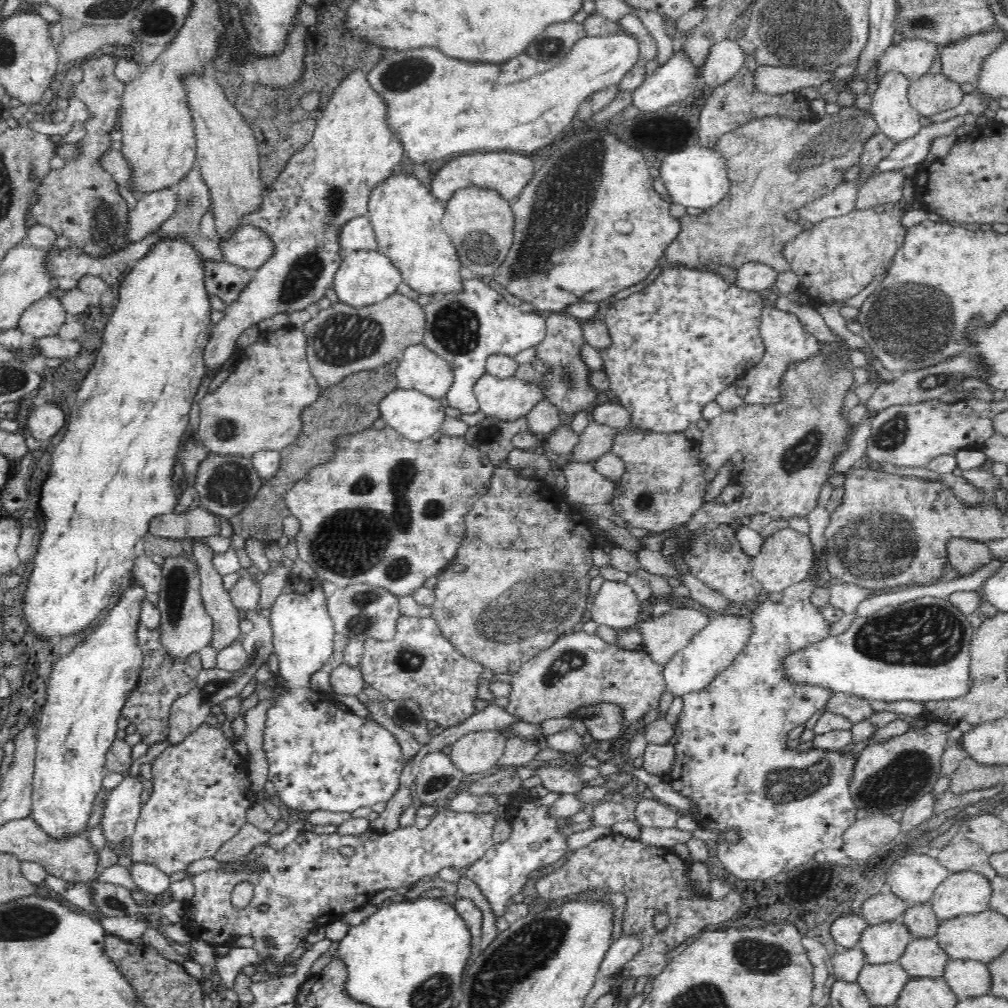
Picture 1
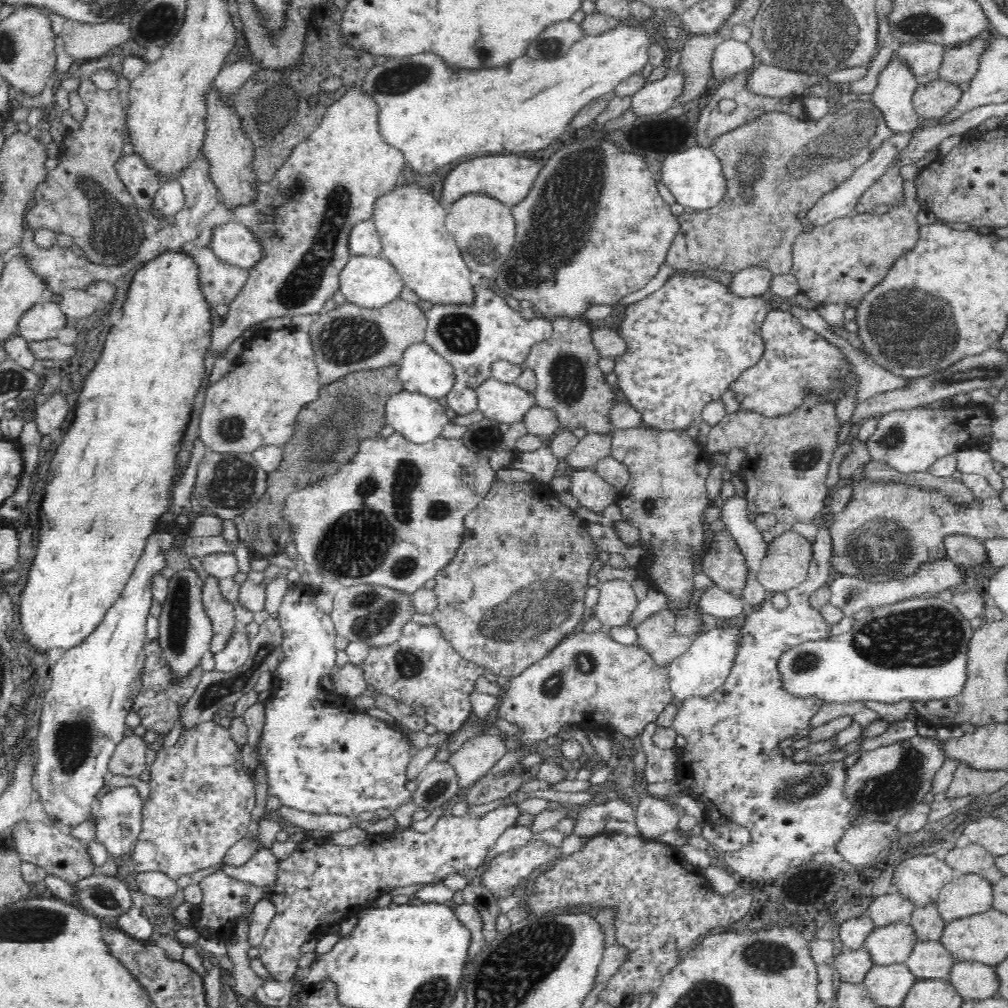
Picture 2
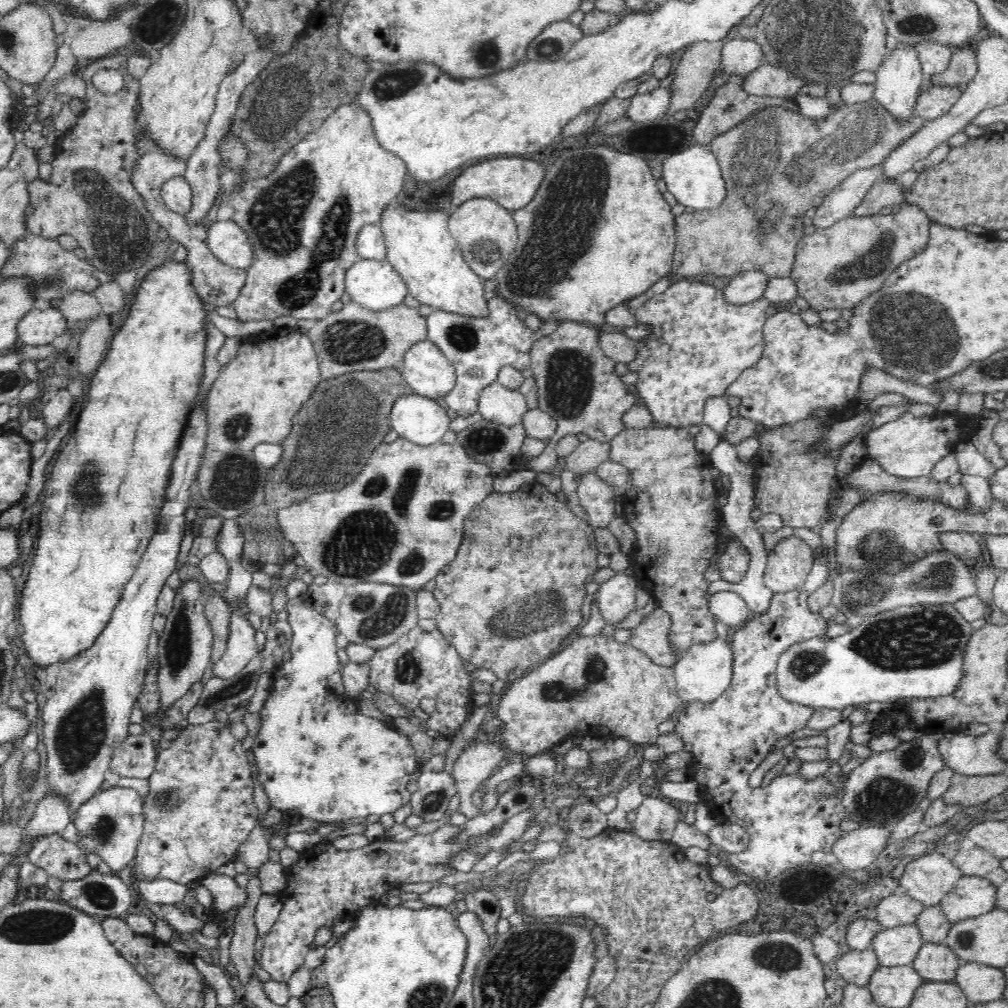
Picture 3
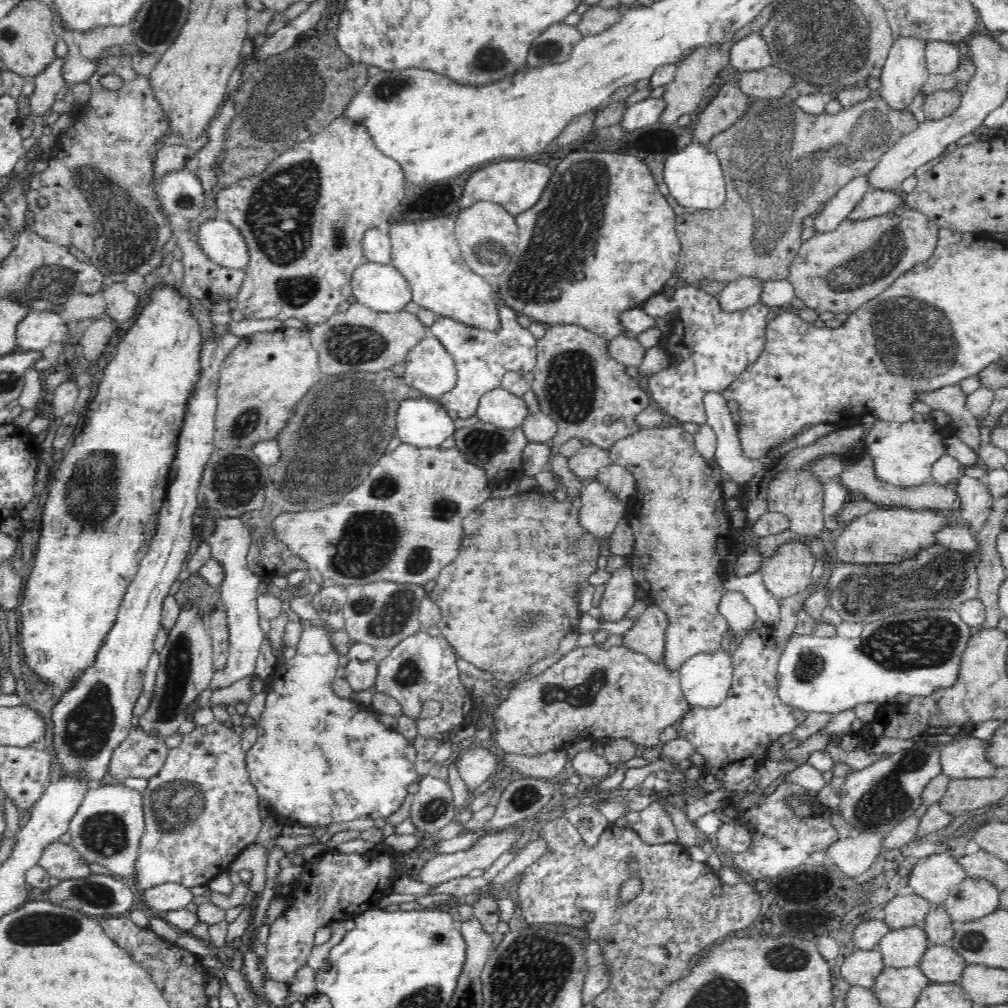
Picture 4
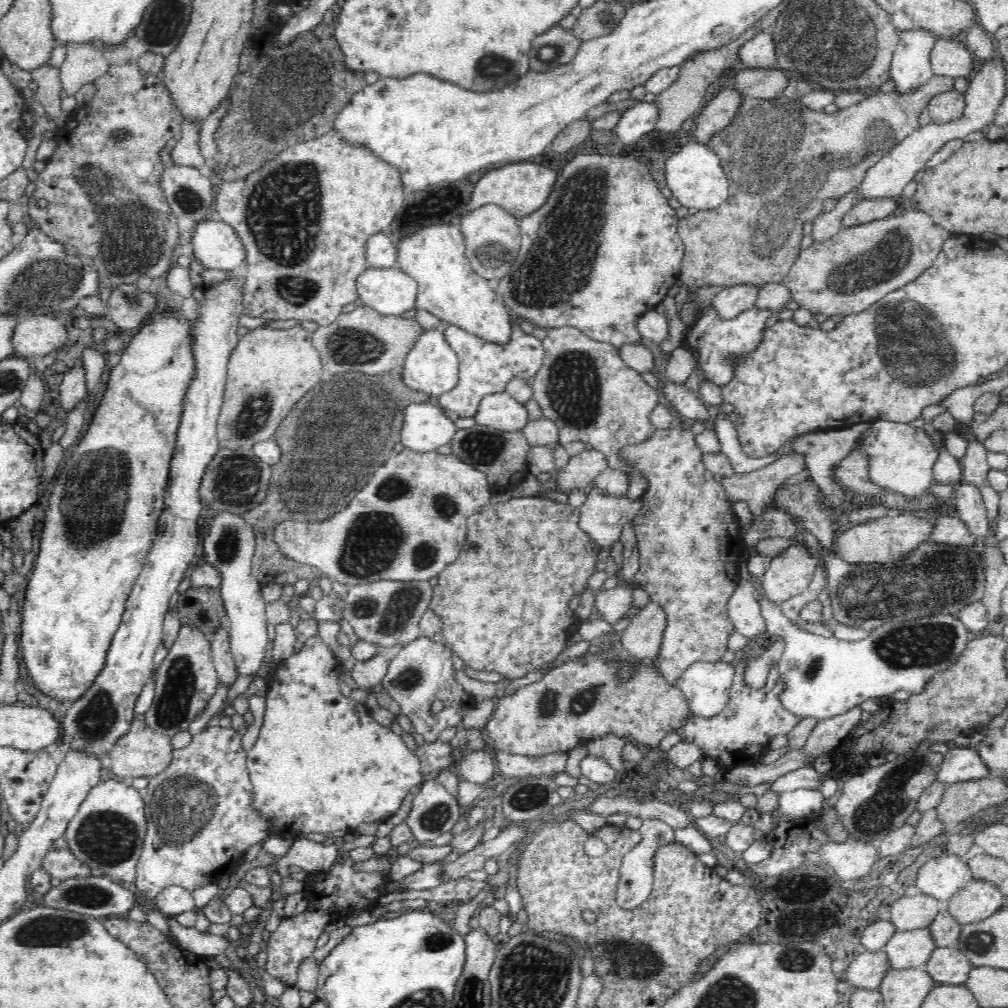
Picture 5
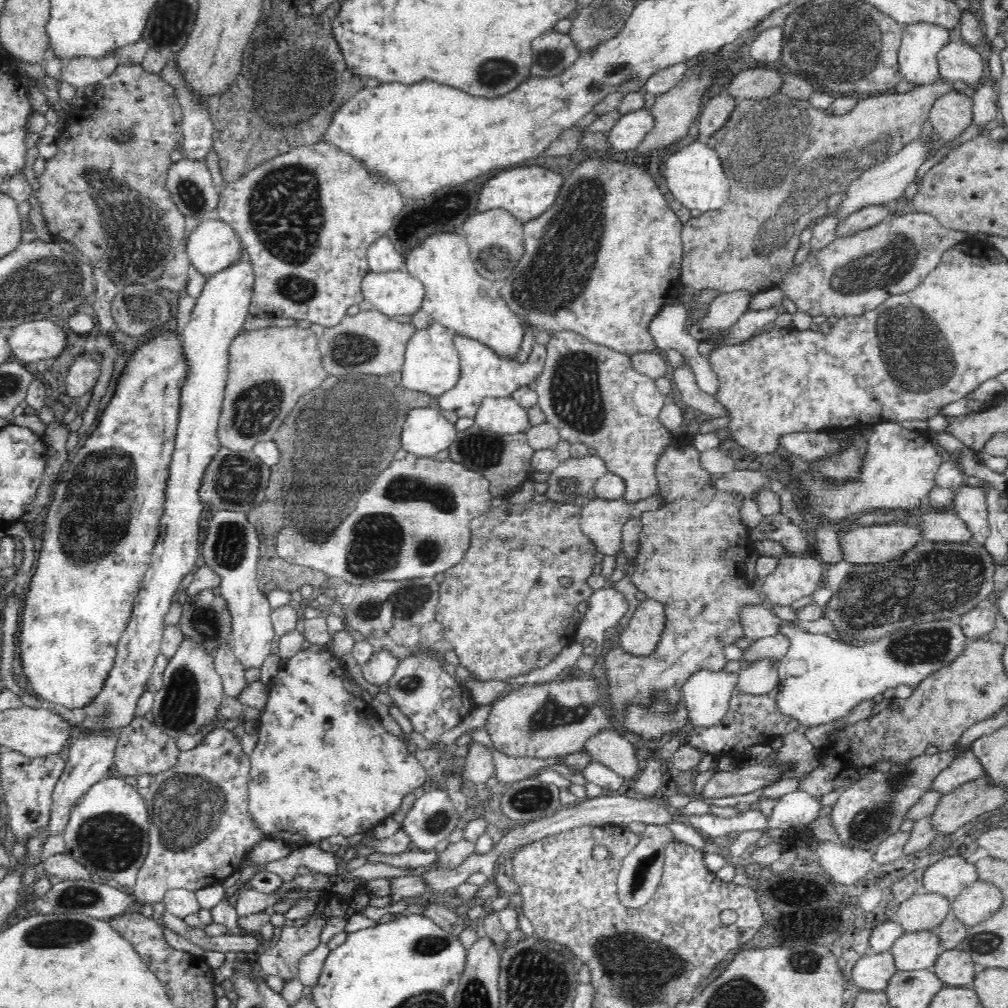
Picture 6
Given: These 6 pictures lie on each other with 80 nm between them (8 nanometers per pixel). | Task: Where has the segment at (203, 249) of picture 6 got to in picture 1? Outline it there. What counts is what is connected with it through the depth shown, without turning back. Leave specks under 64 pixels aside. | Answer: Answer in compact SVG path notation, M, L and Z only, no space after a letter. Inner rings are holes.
M244 224L228 242L220 242L219 249L222 260L255 271L272 258L274 241L270 239L268 231Z

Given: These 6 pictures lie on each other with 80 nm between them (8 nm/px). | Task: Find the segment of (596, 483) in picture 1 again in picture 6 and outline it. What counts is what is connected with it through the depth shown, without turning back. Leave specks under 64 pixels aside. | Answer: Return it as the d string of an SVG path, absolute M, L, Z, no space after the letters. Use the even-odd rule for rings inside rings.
M594 493L590 495L588 504L580 508L579 525L583 533L588 535L590 540L597 546L598 552L603 555L615 556L618 552L621 552L621 532L623 526L632 519L640 517L642 512L655 510L660 505L659 498L654 495L632 503L626 501L623 496L617 499L608 499L605 497L605 494L598 496L598 494Z

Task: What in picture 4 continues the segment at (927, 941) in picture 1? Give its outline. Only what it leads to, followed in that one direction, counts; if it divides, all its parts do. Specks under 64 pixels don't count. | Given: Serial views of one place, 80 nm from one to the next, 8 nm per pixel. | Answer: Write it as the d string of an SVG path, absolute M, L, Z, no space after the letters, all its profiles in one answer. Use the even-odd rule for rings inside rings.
M930 944L917 966L930 982L958 983L966 962L949 944Z

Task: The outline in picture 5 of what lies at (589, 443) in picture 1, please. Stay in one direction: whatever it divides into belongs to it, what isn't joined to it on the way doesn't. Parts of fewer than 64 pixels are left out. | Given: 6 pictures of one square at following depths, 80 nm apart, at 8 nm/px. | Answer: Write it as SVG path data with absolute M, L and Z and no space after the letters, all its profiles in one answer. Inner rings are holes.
M584 449L581 453L571 456L564 468L556 469L560 491L575 488L588 489L602 470L609 468L608 459L602 451Z

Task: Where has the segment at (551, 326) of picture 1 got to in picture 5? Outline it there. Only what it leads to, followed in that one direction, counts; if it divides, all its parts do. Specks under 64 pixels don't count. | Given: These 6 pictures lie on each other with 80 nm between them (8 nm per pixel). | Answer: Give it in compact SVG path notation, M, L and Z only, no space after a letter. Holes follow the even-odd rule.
M561 326L548 328L547 337L543 340L544 360L542 366L532 377L531 392L534 400L540 405L543 416L552 419L559 428L556 445L564 446L579 440L591 444L596 450L602 451L608 459L609 467L624 469L630 476L628 498L636 500L642 496L647 487L645 478L634 468L629 468L617 457L617 450L626 443L645 439L654 429L647 416L660 402L658 389L644 381L638 371L622 362L618 347L602 340L590 338L578 327Z

